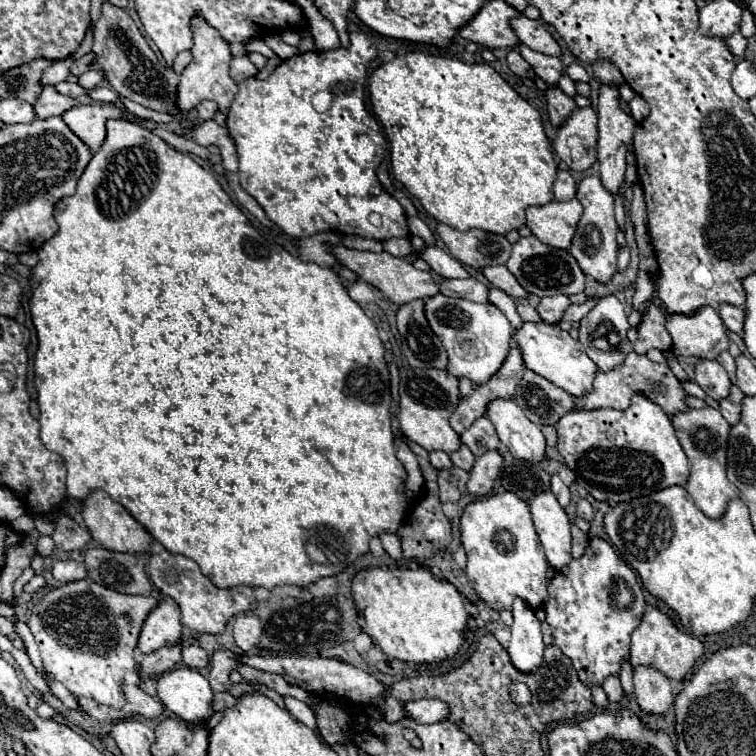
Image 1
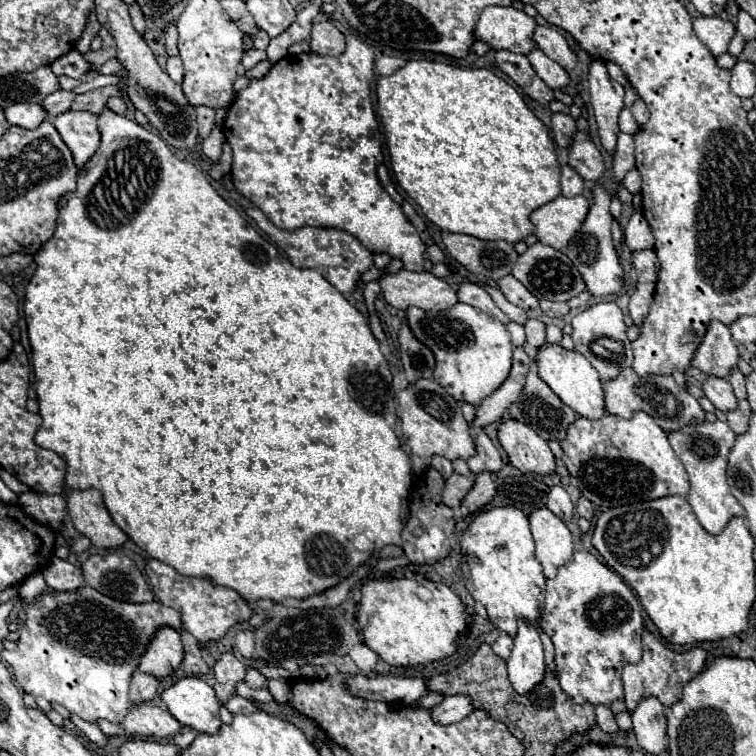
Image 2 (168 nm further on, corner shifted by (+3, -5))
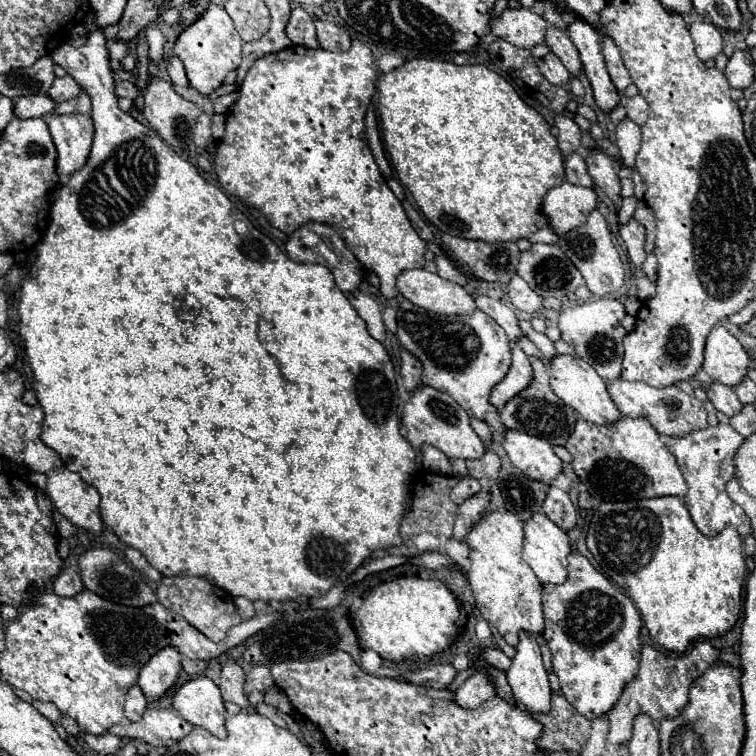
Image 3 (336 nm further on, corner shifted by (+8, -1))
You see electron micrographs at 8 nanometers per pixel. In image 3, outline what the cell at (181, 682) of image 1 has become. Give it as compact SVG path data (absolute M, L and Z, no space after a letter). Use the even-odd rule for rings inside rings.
M197 676L187 680L173 698L173 708L195 726L209 730L217 738L225 738L225 702L213 680Z

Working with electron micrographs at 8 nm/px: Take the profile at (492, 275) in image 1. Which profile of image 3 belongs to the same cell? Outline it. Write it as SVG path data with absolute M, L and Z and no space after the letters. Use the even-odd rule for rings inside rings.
M513 276L513 280L509 282L509 300L517 310L527 314L535 314L543 308L543 298L535 294L521 276Z

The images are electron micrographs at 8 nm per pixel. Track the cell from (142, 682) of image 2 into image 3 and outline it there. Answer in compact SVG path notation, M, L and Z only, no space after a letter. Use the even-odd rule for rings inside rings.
M139 686L129 688L127 700L125 700L125 716L127 716L127 720L133 720L133 722L139 720L143 716L145 708L147 708L147 698L141 692L141 688Z

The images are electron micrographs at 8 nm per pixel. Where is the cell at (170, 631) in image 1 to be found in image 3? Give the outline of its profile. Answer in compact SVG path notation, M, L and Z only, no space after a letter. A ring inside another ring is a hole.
M175 648L157 652L139 672L137 686L150 701L156 701L173 687L181 672L181 654Z

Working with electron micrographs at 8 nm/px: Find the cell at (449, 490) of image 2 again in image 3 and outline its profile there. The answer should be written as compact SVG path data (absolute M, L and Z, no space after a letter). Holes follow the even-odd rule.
M465 476L465 478L459 478L457 486L451 490L451 500L455 504L463 504L467 498L471 498L471 496L475 496L479 492L481 492L479 480L475 480L471 476Z

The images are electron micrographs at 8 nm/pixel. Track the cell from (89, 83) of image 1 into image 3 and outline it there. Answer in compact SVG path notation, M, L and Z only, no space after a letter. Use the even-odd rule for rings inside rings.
M109 40L107 48L111 54L111 60L117 60L117 62L121 62L129 54L129 44L121 42L121 40Z

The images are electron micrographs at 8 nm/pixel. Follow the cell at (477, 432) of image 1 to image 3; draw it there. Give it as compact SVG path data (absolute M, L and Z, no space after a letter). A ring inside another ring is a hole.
M487 450L485 456L481 456L479 460L467 460L467 470L469 476L473 478L497 478L499 468L501 468L499 456L491 450Z

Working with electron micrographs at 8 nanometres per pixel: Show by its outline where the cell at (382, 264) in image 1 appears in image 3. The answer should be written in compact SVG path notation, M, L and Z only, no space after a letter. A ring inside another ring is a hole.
M423 268L405 270L397 278L397 288L401 296L405 296L409 302L435 314L469 316L477 310L473 296L467 294L463 286L443 280L441 276Z

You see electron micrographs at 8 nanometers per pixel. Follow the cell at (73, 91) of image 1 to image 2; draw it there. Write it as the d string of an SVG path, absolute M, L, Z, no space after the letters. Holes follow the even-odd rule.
M90 72L88 74L88 80L82 82L78 88L74 88L76 94L84 94L88 90L94 90L94 88L102 88L102 86L108 86L108 84L118 84L120 82L120 76L102 76L98 72Z

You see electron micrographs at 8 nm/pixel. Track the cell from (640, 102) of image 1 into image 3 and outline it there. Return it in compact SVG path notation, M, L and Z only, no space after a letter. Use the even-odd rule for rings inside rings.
M643 96L627 98L627 100L625 100L625 110L627 110L627 116L629 116L635 124L643 126L643 124L647 122L647 116L649 116L649 104L647 104L647 100L645 100Z

